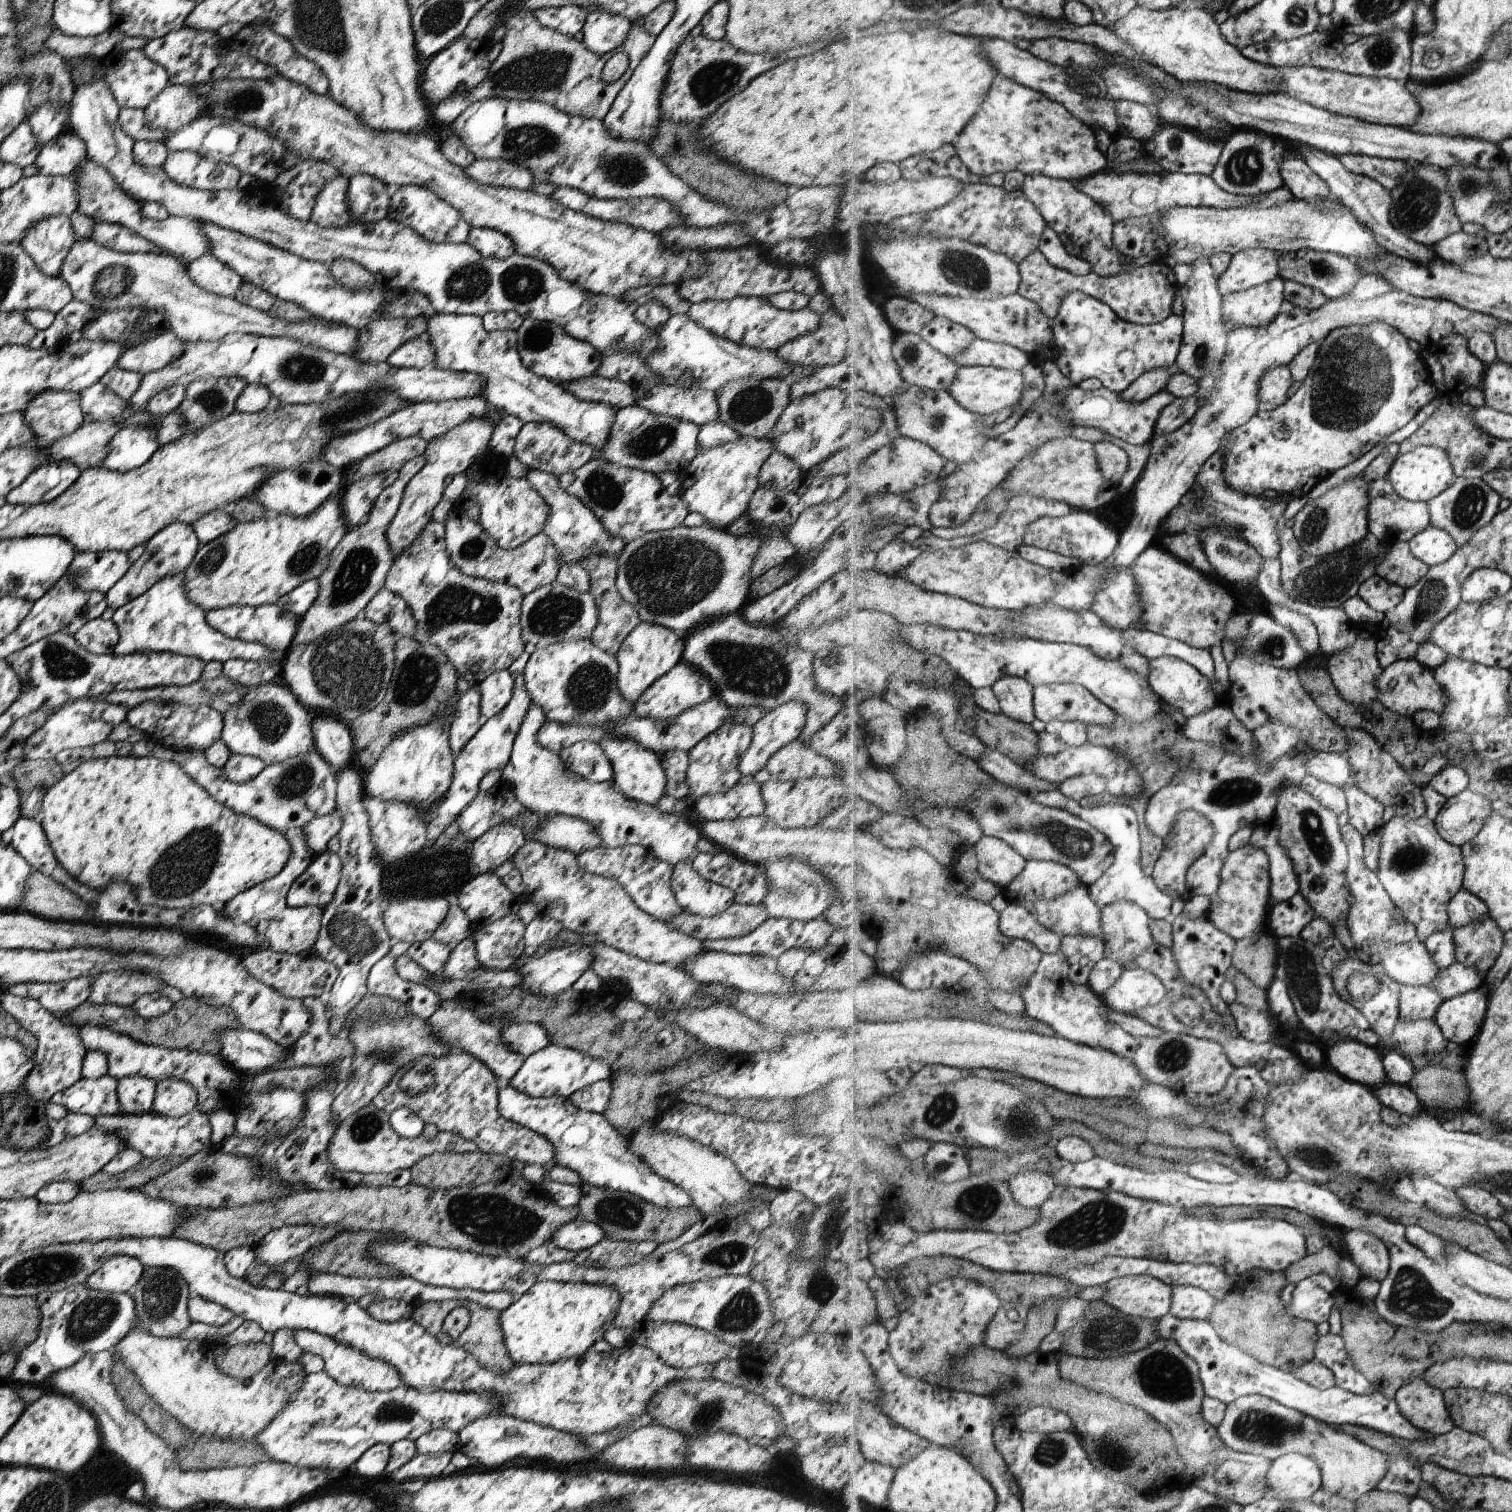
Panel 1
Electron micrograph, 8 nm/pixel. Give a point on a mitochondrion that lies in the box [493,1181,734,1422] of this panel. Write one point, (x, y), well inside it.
(621, 1213)

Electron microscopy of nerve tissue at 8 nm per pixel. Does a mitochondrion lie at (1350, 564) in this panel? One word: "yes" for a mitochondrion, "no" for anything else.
yes

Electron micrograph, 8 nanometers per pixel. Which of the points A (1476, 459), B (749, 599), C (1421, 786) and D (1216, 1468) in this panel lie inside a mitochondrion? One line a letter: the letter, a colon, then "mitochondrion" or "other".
A: mitochondrion
B: other
C: other
D: other

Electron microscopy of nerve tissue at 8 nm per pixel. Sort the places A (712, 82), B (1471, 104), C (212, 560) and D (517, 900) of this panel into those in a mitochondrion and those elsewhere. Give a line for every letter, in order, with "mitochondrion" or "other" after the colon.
A: mitochondrion
B: other
C: mitochondrion
D: other

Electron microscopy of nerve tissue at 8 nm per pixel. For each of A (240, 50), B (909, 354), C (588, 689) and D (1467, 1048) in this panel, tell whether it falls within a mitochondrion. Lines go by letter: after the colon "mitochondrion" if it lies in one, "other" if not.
A: other
B: mitochondrion
C: mitochondrion
D: other

